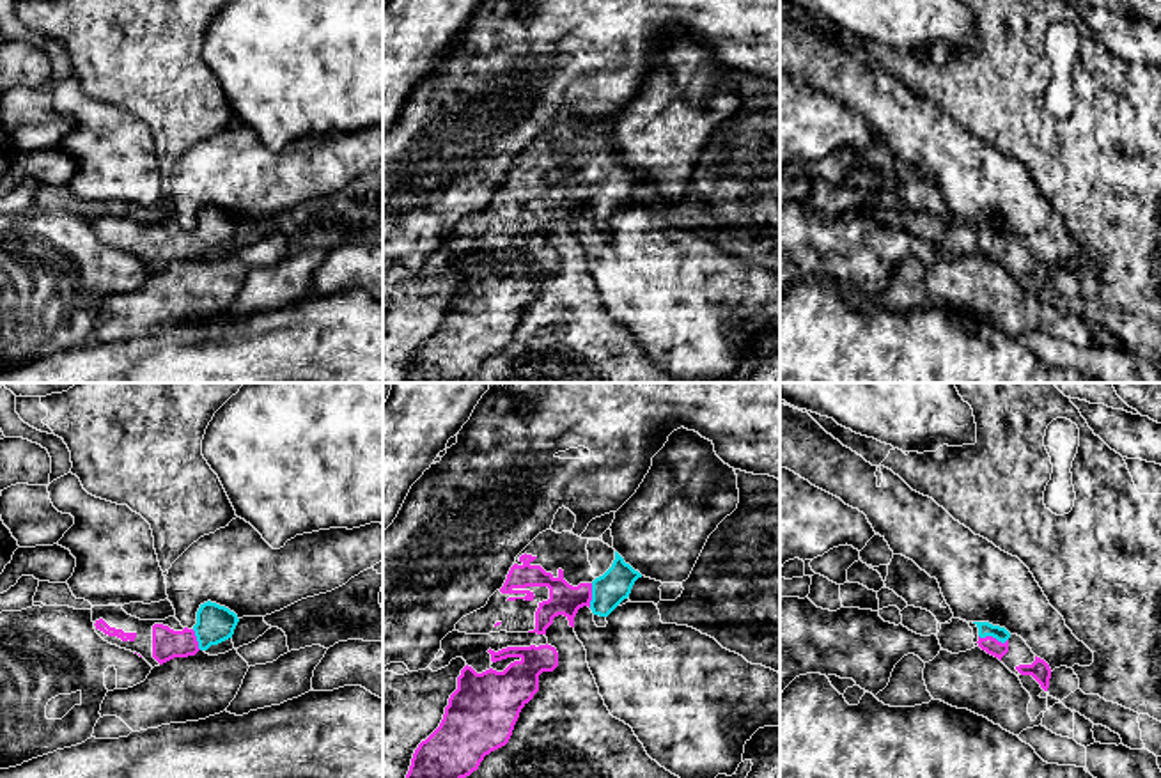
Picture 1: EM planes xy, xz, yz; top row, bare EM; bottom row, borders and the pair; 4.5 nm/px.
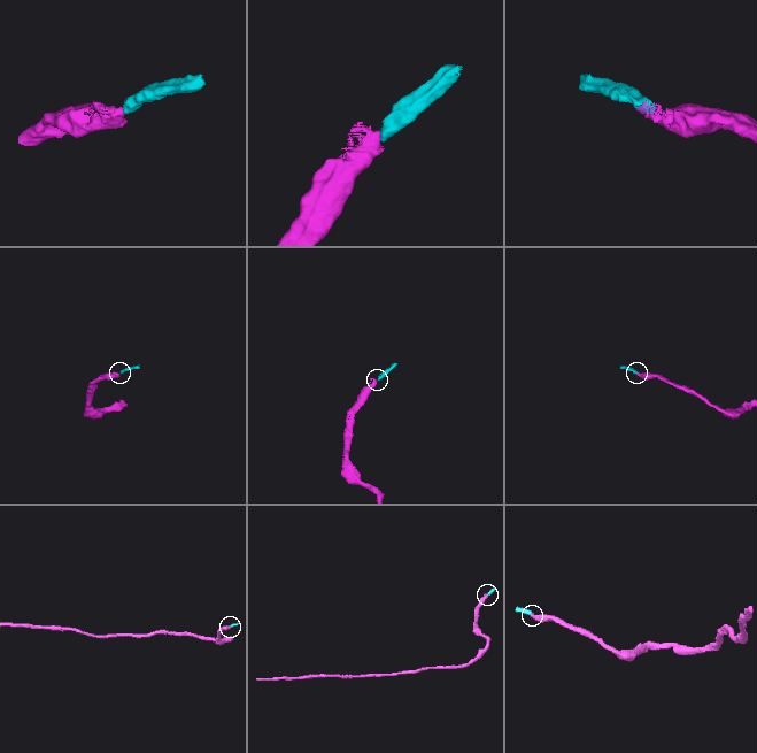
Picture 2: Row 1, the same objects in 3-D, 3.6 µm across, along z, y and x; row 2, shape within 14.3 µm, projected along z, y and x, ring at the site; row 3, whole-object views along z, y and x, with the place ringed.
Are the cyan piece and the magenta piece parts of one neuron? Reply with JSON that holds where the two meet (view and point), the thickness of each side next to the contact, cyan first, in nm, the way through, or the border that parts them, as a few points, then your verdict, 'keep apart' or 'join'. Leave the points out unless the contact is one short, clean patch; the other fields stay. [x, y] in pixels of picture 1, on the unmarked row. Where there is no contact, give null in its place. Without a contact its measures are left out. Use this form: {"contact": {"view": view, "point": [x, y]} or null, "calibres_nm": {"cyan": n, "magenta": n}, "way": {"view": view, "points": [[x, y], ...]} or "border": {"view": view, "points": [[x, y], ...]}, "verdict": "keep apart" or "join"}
{"contact": {"view": "yz", "point": [993, 240]}, "calibres_nm": {"cyan": 70, "magenta": 80}, "way": {"view": "yz", "points": [[1002, 238], [993, 240], [991, 248]]}, "verdict": "join"}

